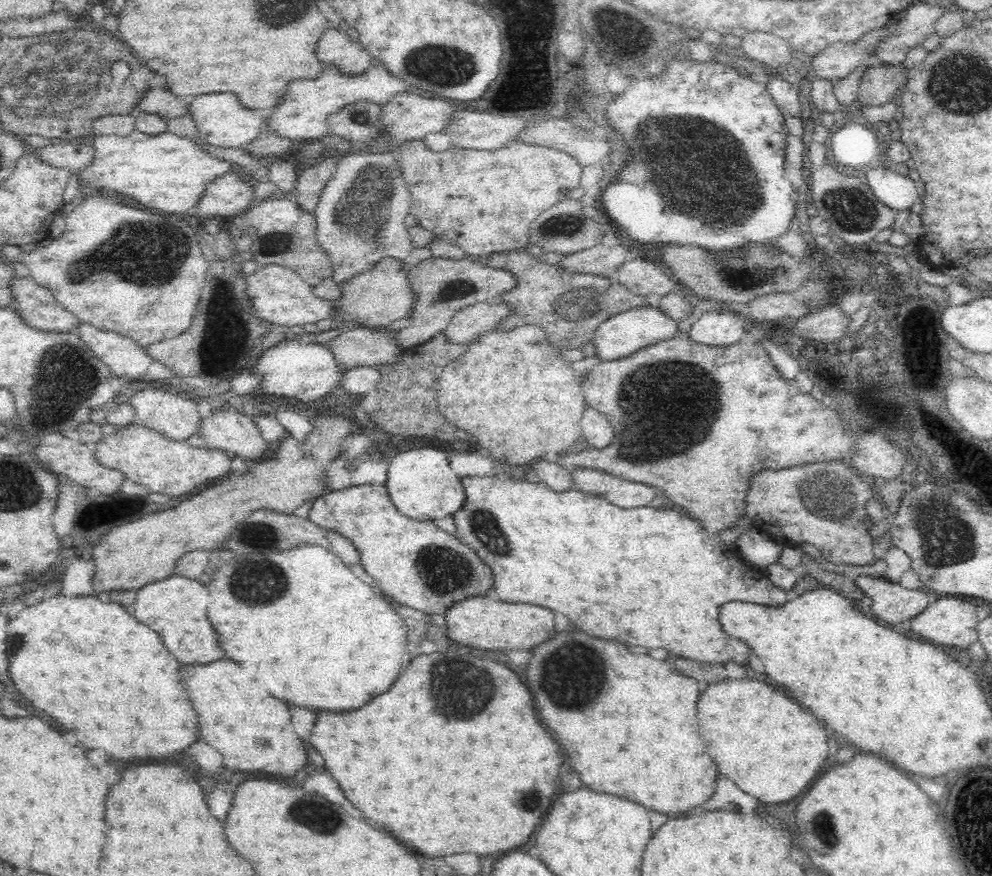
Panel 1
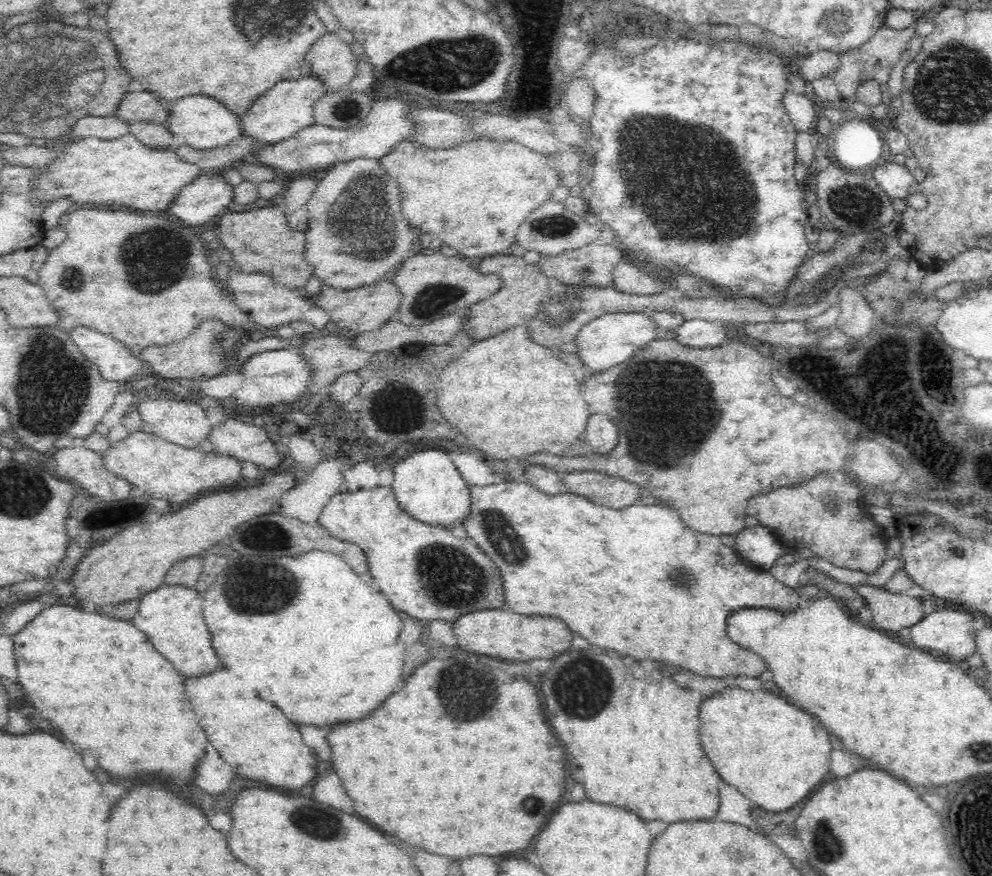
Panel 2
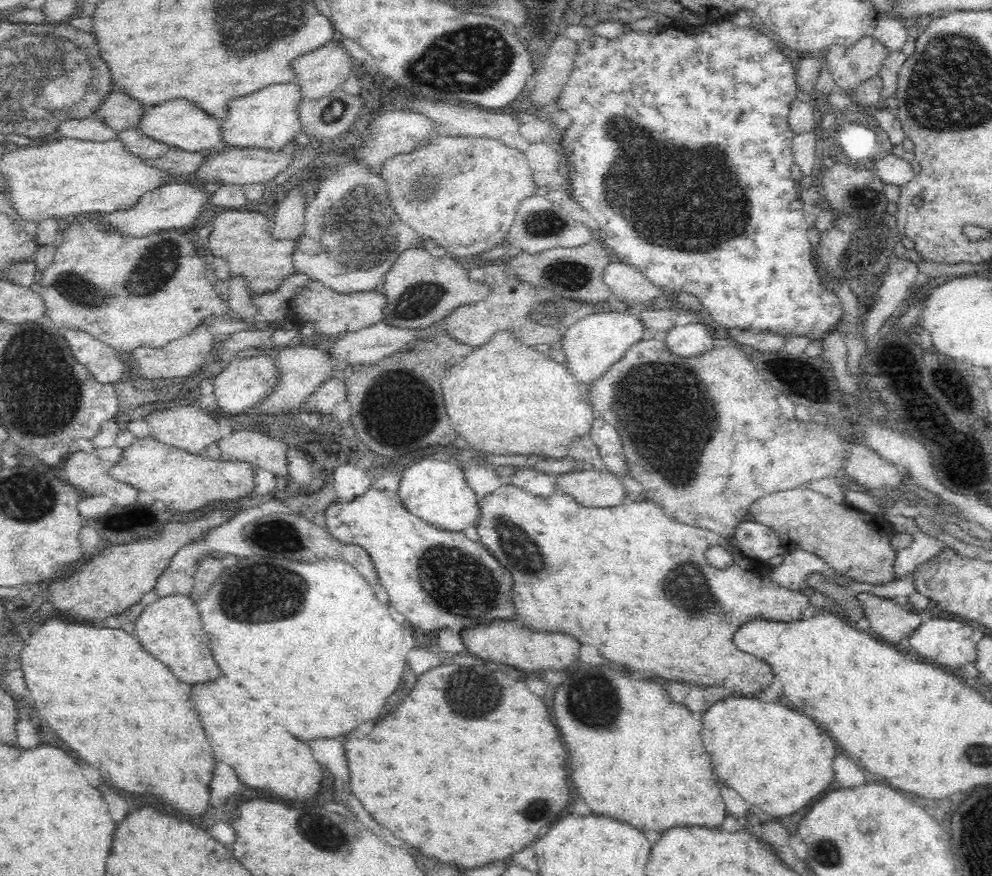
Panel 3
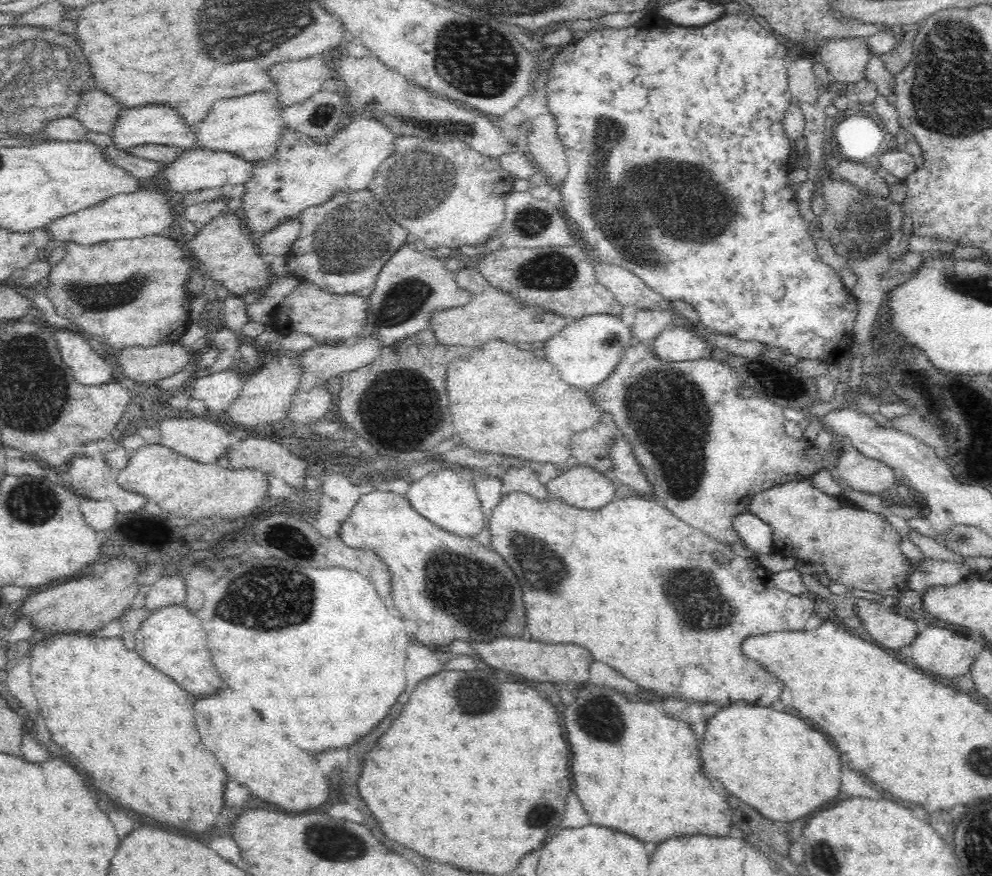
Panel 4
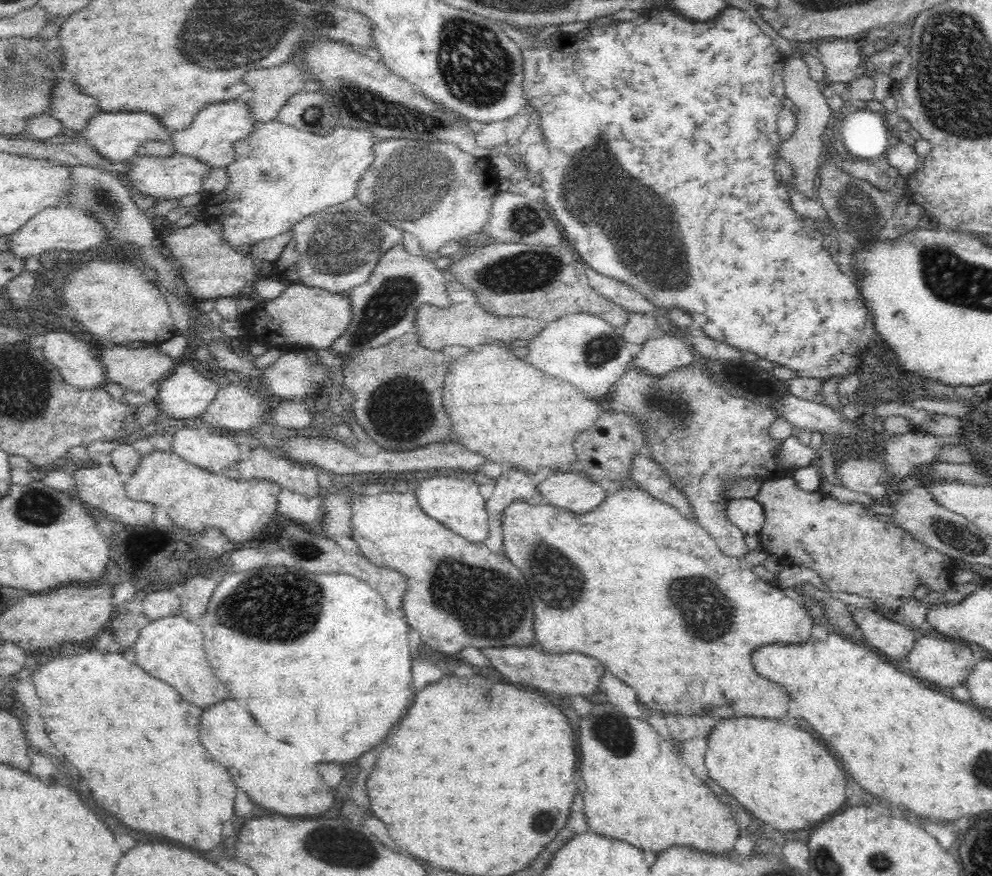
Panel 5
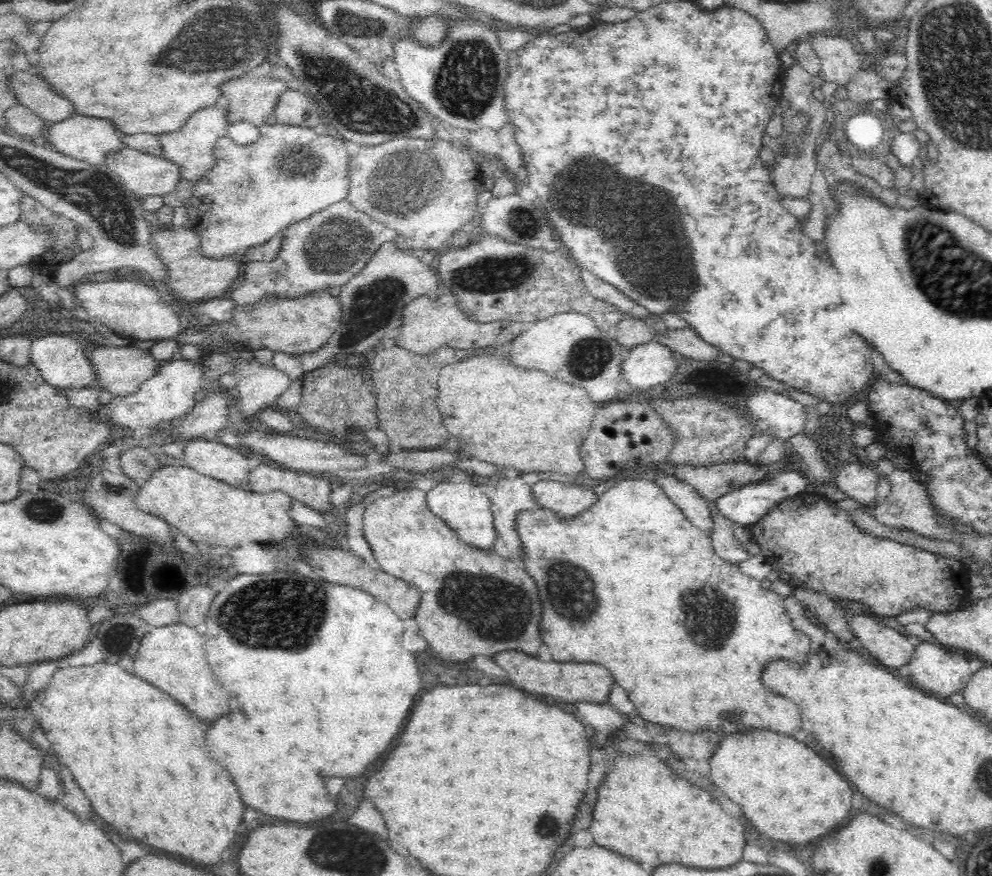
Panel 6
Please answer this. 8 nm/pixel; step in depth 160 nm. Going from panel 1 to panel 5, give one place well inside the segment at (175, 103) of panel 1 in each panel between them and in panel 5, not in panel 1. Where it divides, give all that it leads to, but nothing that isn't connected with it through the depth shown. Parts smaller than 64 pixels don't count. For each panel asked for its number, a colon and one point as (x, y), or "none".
2: (142, 105)
3: (119, 111)
4: (98, 111)
5: (73, 108)

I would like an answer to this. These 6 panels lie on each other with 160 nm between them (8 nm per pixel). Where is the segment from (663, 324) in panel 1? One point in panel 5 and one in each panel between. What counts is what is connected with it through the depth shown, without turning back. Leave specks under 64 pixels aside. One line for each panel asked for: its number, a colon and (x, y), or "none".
2: (611, 339)
3: (593, 344)
4: (585, 352)
5: (585, 350)

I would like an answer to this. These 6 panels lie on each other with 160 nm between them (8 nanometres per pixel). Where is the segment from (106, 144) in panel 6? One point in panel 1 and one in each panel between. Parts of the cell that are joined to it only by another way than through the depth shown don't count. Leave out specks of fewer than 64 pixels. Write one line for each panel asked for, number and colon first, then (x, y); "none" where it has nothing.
1: (222, 121)
2: (204, 122)
3: (180, 123)
4: (150, 124)
5: (116, 136)

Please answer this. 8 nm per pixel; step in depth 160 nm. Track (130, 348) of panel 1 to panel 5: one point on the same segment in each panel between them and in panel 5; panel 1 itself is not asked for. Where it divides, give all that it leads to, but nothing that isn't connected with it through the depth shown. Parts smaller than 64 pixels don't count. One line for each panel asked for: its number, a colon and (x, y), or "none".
2: (116, 363)
3: (101, 360)
4: (89, 369)
5: (79, 366)

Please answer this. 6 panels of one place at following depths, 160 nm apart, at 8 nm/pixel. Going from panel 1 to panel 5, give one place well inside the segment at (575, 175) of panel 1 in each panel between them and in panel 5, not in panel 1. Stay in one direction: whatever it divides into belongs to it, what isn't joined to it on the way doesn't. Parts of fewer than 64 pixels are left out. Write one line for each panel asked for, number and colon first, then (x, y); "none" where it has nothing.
2: (475, 197)
3: (463, 193)
4: (448, 195)
5: (417, 185)

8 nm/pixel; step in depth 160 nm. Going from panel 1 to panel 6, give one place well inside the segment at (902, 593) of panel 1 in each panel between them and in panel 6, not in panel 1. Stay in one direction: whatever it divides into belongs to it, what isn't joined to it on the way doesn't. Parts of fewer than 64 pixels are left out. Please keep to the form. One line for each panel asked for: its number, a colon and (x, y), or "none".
2: (891, 611)
3: (891, 621)
4: (891, 630)
5: (892, 640)
6: (888, 644)

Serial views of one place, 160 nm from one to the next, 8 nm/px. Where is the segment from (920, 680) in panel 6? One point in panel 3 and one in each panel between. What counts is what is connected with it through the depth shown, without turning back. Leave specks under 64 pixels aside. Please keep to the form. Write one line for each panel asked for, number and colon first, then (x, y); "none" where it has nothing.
3: (949, 643)
4: (941, 652)
5: (934, 659)

